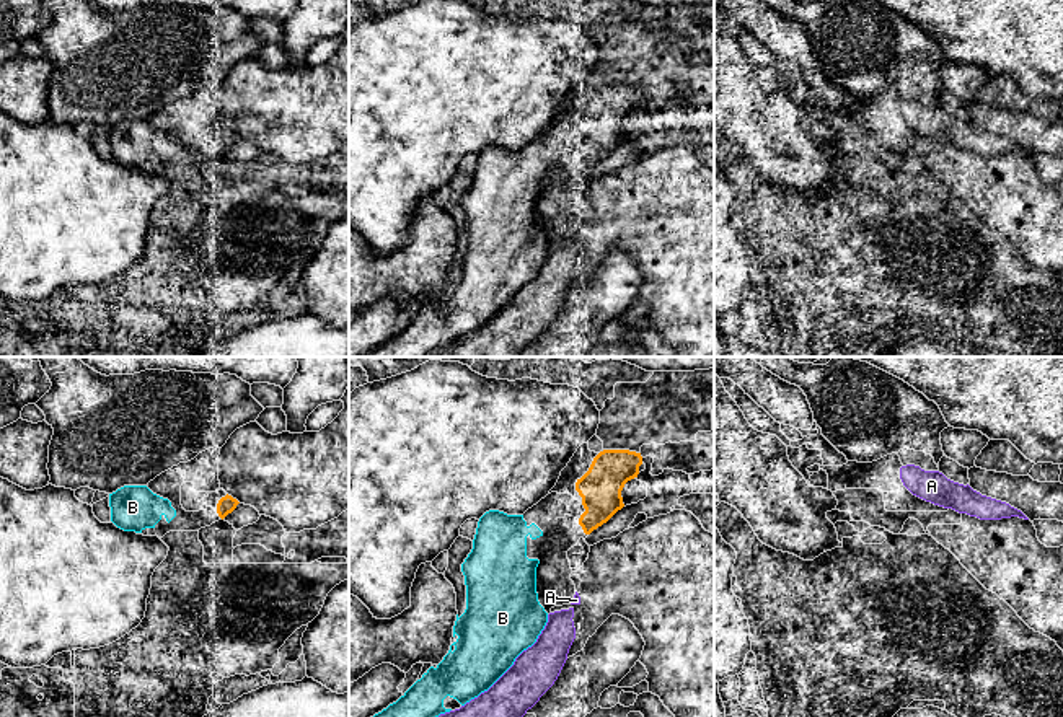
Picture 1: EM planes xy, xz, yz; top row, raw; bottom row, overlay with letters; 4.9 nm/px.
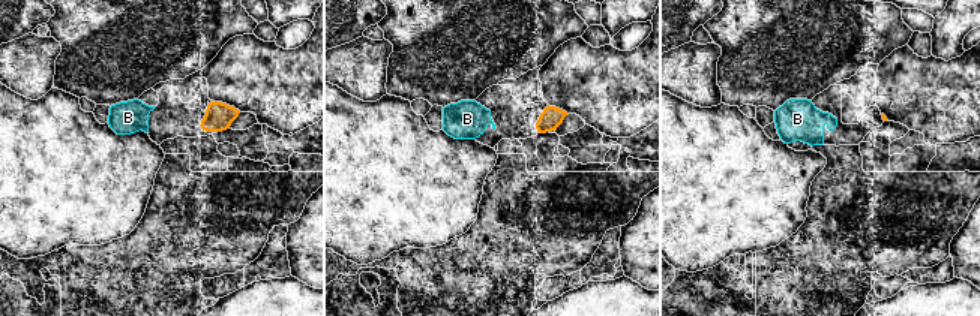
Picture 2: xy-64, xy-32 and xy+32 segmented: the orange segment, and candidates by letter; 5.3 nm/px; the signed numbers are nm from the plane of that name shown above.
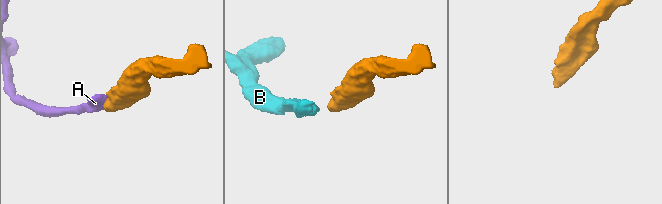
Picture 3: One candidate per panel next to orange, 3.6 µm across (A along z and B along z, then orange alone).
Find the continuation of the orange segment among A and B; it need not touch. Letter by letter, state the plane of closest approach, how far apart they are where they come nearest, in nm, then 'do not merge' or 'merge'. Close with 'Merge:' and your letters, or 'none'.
A: xz | 300 nm | do not merge
B: xz | 190 nm | merge
Merge: B

